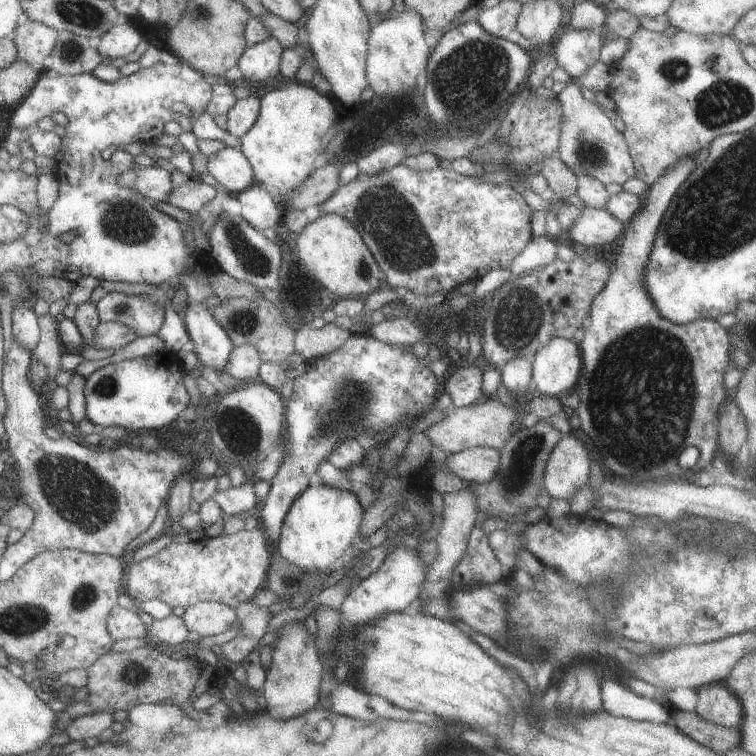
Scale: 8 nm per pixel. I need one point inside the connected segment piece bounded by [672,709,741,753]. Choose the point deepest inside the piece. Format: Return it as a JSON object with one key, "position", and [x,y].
{"position":[716,737]}

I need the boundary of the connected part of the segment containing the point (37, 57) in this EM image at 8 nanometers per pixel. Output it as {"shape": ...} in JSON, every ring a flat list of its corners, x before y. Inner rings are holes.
{"shape":[[24,18,19,26,10,33,8,38,12,39,16,44,17,49,17,60,28,62,32,67,43,72,44,67,42,66,46,58,49,58,54,51,56,42,58,40,59,31,42,22,32,21]]}

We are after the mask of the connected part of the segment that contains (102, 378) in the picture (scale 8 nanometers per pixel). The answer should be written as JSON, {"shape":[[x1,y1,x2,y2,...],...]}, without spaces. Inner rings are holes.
{"shape":[[164,350,150,356,109,364,92,372,84,384,85,418,96,426,120,426,128,431,158,430,188,406,183,370,176,353]]}

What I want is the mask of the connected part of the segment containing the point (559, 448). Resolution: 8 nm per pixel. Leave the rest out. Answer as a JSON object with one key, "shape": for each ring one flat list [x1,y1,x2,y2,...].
{"shape":[[570,433,554,445,544,465,542,486,551,498,569,500,587,484,590,456,581,441]]}

